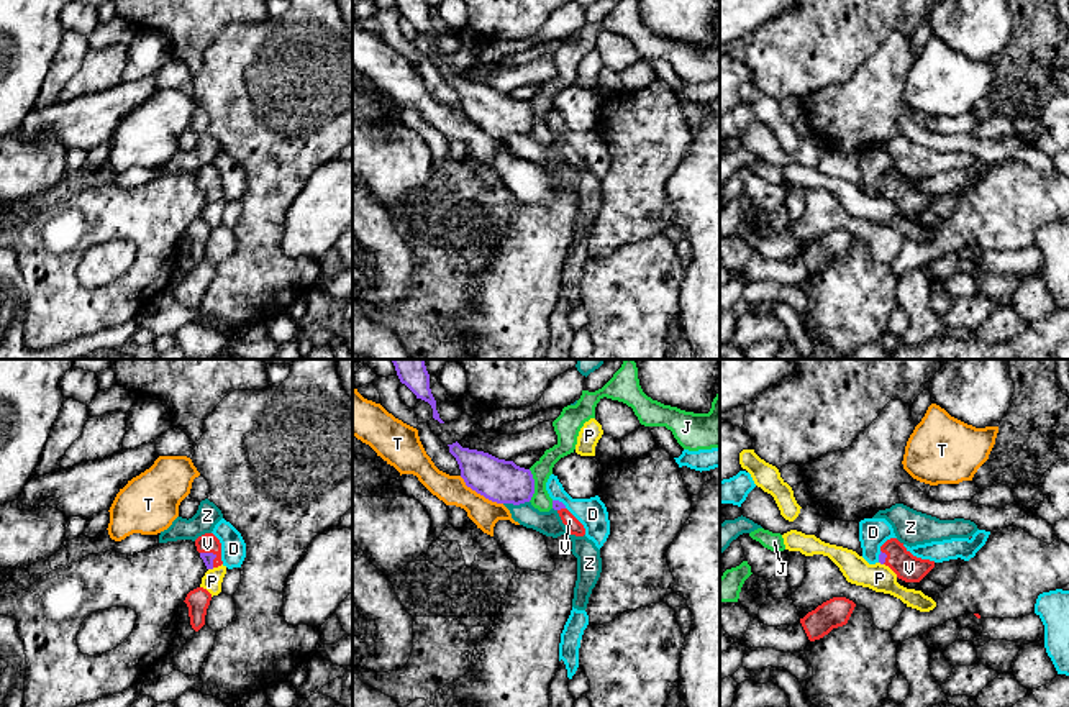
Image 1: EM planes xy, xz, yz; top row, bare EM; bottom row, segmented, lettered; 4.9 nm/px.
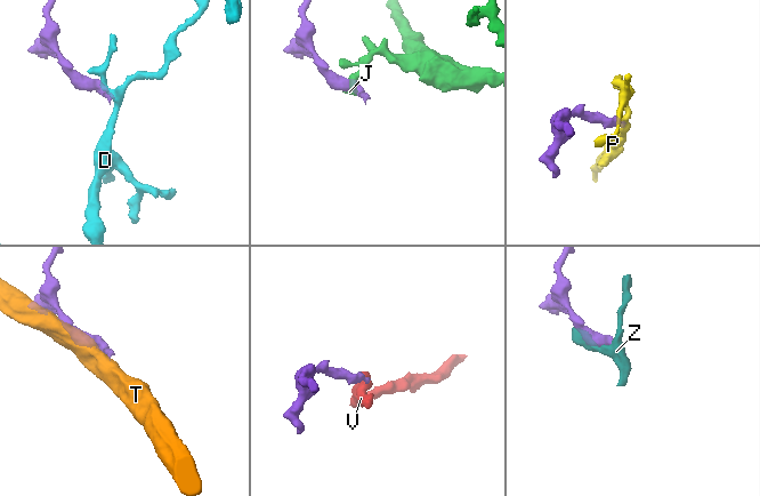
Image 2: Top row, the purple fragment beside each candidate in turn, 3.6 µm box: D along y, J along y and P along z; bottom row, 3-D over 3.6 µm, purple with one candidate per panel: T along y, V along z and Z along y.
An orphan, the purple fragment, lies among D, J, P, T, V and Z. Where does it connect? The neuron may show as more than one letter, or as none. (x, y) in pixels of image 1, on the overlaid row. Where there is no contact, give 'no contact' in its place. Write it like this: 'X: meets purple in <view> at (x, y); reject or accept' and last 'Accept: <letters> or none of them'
D: meets purple in xz at (558, 501); reject
J: meets purple in xz at (533, 486); reject
P: meets purple in xy at (210, 568); reject
T: meets purple in xz at (481, 494); reject
V: meets purple in xy at (213, 555); accept
Z: meets purple in xz at (515, 504); reject
Accept: V

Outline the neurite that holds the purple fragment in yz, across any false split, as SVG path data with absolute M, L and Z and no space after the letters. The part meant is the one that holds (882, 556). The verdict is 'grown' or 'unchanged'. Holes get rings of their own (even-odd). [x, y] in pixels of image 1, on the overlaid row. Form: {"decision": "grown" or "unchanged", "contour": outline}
{"decision": "grown", "contour": "M897 538L880 546L879 563L889 566L905 582L920 582L935 568L935 561L913 556Z"}

